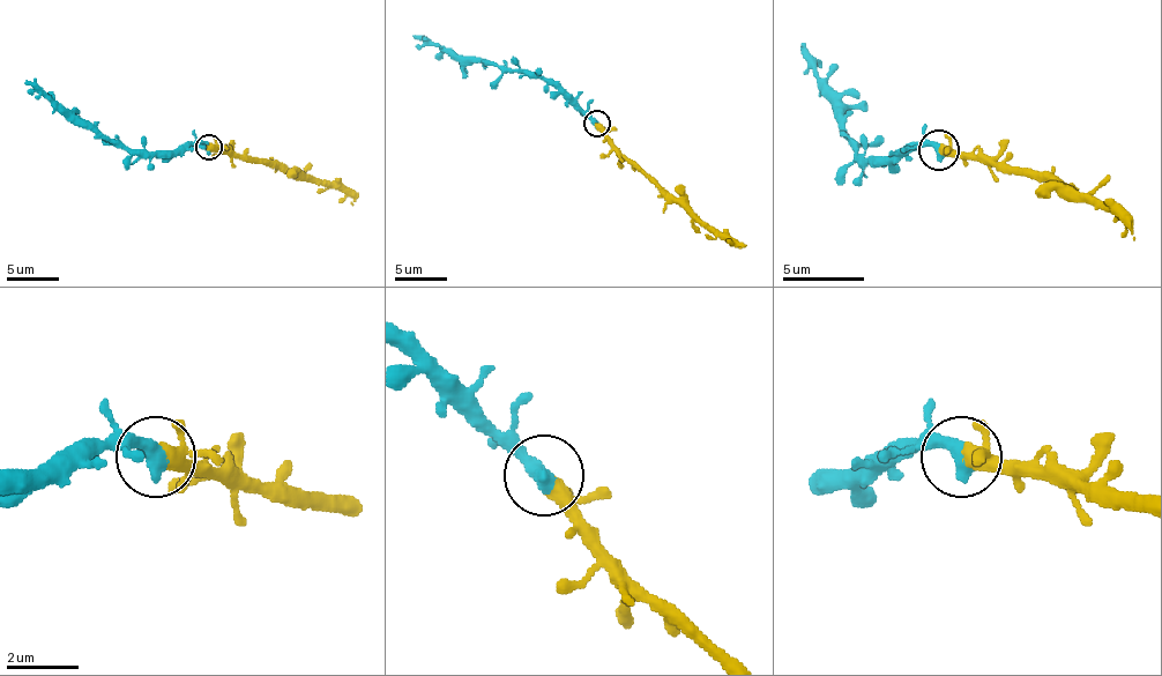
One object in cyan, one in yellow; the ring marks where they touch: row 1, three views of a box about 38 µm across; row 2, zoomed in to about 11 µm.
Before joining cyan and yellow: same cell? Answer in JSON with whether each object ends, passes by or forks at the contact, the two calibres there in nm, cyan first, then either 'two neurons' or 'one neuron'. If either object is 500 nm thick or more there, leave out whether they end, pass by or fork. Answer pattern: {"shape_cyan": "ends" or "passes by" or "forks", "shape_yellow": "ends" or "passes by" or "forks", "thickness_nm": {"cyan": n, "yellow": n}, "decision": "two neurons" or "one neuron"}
{"thickness_nm": {"cyan": 500, "yellow": 360}, "decision": "one neuron"}

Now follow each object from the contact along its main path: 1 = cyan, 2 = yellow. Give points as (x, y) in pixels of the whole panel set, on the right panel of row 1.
1: (938, 151), (901, 147), (868, 160), (856, 151), (843, 123), (843, 110), (802, 44)
2: (938, 151), (967, 151), (999, 168), (1041, 171), (1094, 205), (1110, 208), (1134, 242)

